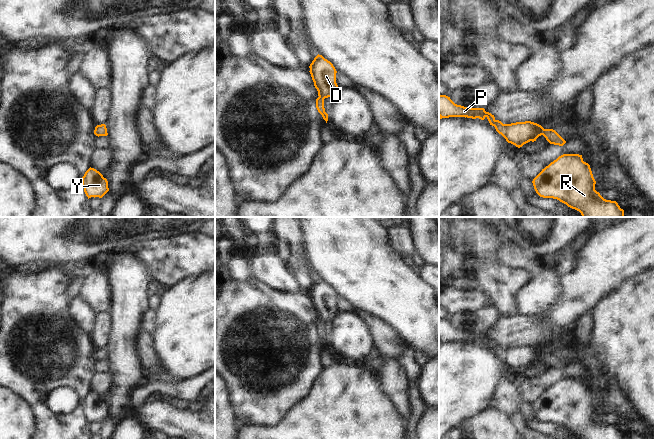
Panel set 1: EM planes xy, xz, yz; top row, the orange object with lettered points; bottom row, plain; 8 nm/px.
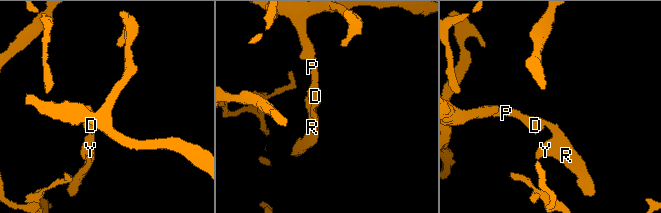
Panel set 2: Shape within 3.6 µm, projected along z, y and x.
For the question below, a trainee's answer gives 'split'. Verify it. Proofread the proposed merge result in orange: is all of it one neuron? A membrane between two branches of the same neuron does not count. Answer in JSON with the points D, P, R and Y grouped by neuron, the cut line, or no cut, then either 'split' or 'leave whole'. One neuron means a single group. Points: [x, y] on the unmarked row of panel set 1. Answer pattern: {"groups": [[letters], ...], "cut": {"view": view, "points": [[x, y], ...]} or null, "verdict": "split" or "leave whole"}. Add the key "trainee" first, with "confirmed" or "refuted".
{"trainee": "refuted", "groups": [["D", "P", "R", "Y"]], "cut": null, "verdict": "leave whole"}

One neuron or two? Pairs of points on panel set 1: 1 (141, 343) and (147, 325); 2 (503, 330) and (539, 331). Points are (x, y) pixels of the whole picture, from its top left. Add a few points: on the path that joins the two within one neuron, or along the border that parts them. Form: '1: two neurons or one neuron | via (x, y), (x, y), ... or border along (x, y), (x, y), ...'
1: two neurons | border along (142, 329), (149, 333)
2: one neuron | via (512, 330), (530, 330)

